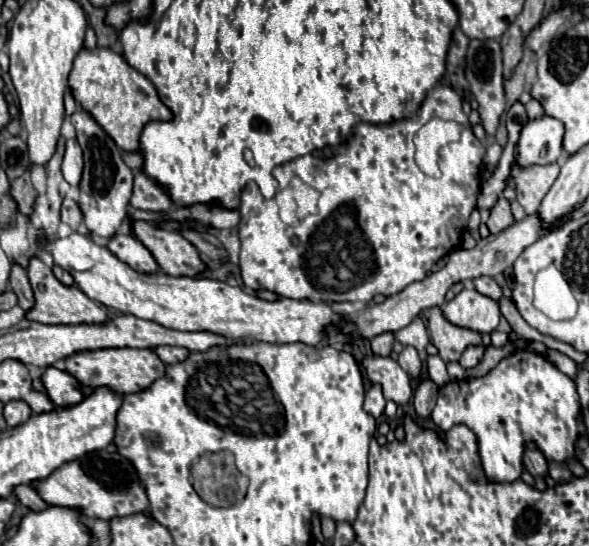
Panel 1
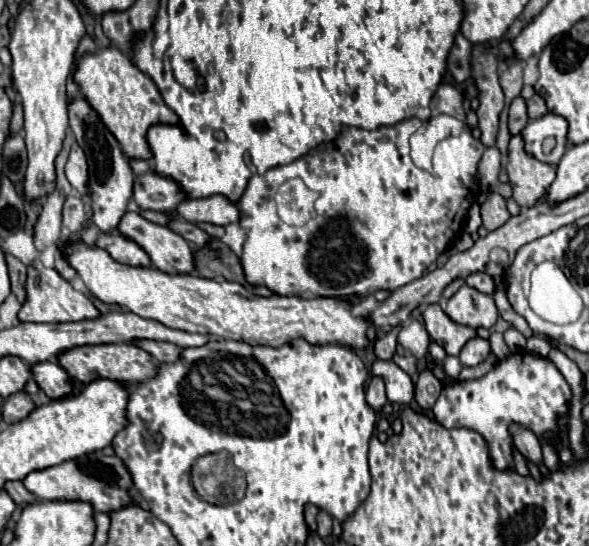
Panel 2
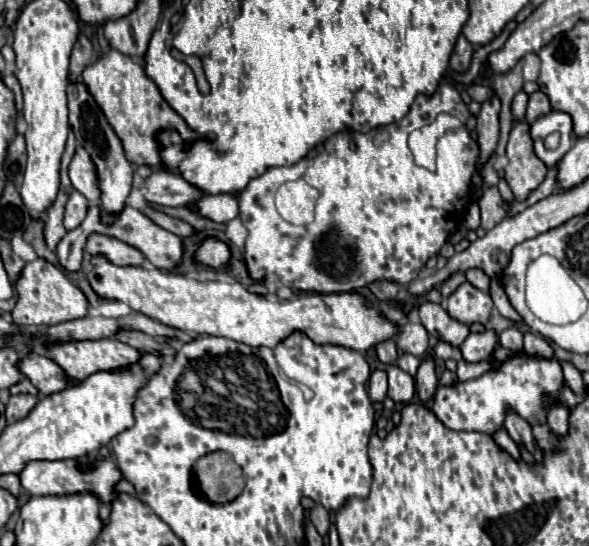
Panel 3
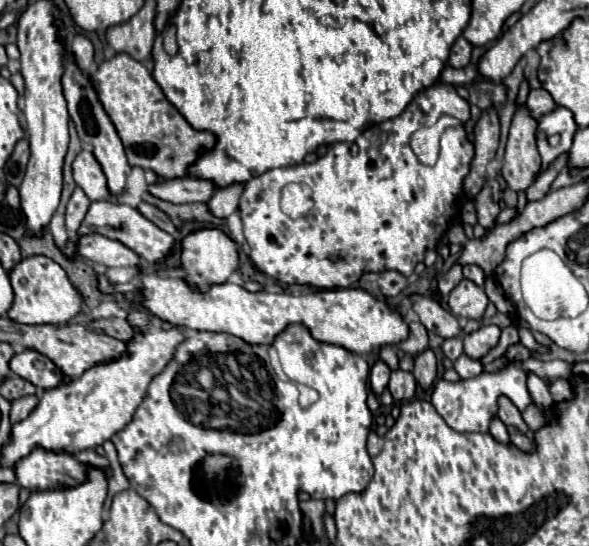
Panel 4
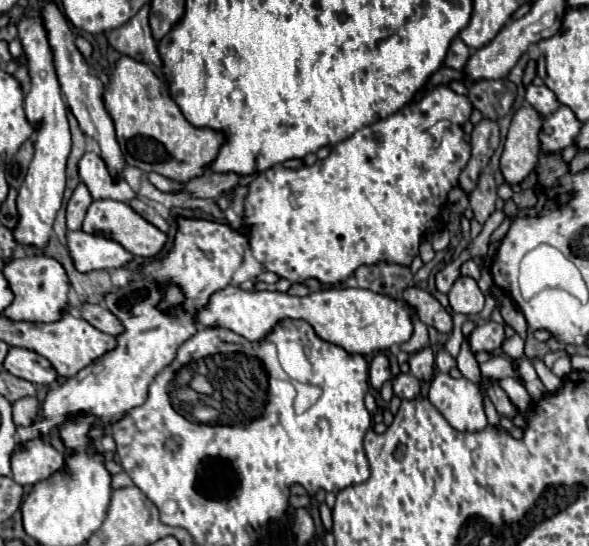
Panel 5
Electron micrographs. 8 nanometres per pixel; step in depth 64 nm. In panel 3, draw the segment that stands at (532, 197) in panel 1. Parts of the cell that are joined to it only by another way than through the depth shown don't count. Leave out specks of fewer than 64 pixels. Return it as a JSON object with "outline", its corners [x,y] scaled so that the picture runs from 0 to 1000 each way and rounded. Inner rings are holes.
{"outline":[[[876,220],[866,238],[866,256],[859,267],[862,304],[856,308],[856,330],[869,344],[879,370],[893,366],[896,355],[917,341],[927,326],[927,300],[903,278],[903,253],[896,249],[900,227]]]}

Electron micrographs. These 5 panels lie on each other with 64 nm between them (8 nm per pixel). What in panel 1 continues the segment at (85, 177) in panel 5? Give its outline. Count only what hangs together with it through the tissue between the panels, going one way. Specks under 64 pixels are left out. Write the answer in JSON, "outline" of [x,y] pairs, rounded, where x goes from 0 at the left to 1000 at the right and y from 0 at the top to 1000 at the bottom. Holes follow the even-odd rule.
{"outline":[[[129,256],[112,260],[112,282],[105,297],[105,319],[119,341],[136,337],[136,322],[143,311],[143,293],[139,293],[139,271],[129,264]]]}

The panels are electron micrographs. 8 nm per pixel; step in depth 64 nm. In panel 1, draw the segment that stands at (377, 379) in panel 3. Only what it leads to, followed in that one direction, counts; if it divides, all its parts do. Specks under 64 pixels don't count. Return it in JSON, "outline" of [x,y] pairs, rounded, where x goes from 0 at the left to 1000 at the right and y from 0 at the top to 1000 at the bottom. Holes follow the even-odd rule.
{"outline":[[[632,703],[628,714],[621,718],[621,736],[618,736],[618,751],[628,755],[635,766],[645,766],[645,758],[652,755],[655,744],[655,729],[649,722],[645,703]]]}

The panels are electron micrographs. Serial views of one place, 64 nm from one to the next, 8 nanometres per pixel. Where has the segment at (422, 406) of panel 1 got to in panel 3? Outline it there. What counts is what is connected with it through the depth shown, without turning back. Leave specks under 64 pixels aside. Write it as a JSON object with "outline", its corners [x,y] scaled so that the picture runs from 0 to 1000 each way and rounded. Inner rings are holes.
{"outline":[[[727,652],[713,663],[710,681],[706,681],[706,714],[710,714],[713,733],[727,736],[737,725],[740,711],[744,711],[744,692],[737,681],[737,656]]]}

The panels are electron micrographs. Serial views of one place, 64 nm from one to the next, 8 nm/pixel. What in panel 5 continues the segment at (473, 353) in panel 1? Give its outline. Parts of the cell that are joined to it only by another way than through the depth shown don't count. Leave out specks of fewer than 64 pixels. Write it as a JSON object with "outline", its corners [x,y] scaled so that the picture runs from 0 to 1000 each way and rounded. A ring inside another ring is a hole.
{"outline":[[[835,586],[815,593],[805,601],[805,608],[798,612],[798,637],[801,645],[835,645],[842,637],[849,637],[849,630],[856,626],[856,597],[842,593]]]}

